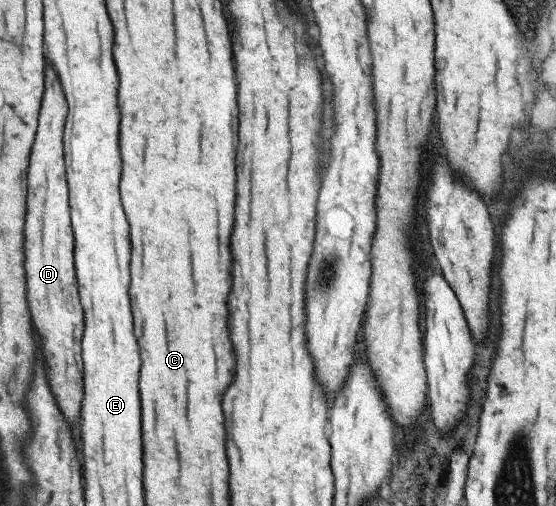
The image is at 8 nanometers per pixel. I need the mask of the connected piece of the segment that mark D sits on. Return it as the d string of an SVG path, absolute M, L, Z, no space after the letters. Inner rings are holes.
M51 67L45 71L45 93L37 117L37 133L29 153L27 167L27 211L23 225L23 269L27 287L27 305L31 321L41 335L43 357L47 361L47 381L51 393L63 413L65 421L75 423L79 419L81 401L81 307L77 305L75 275L73 275L73 235L67 213L67 185L63 177L63 151L61 131L65 121L65 101Z

